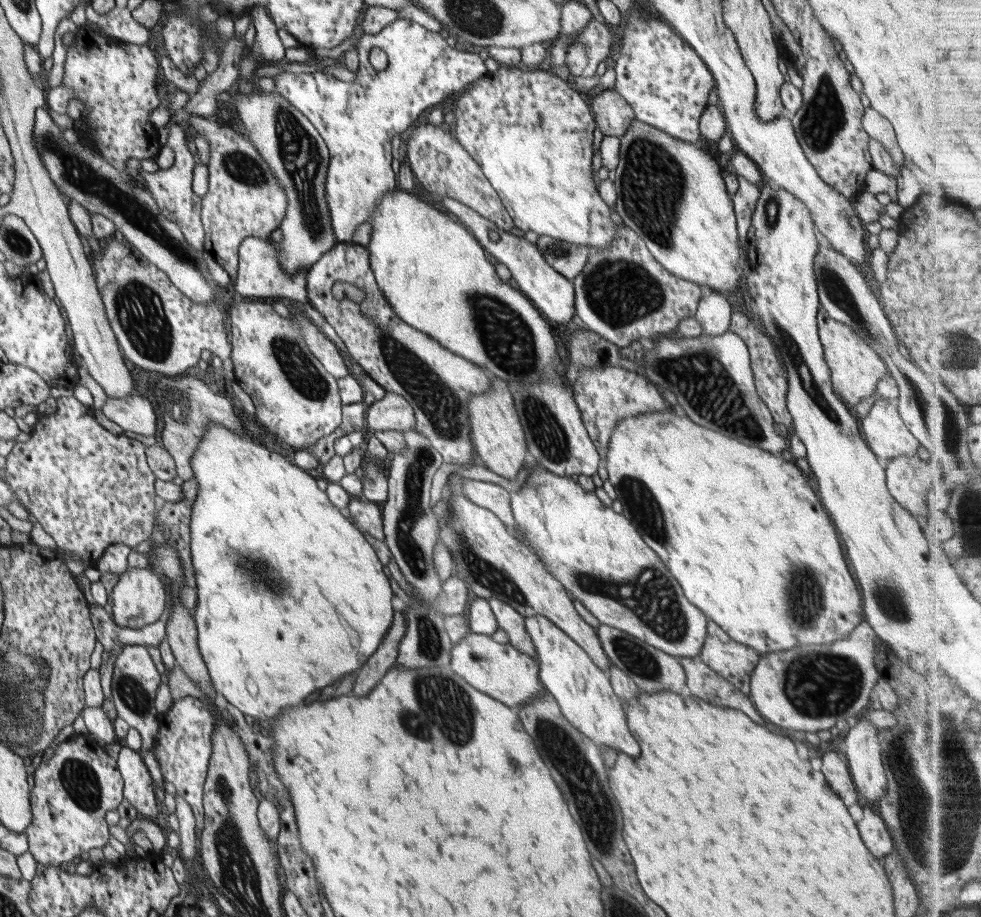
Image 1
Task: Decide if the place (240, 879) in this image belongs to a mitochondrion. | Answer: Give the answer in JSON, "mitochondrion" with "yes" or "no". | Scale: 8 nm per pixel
{"mitochondrion":"yes"}

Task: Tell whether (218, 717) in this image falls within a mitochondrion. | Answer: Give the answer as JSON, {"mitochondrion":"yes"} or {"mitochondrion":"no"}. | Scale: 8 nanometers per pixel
{"mitochondrion":"no"}

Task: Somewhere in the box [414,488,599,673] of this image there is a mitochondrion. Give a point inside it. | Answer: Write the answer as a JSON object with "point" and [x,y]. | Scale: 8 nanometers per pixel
{"point":[494,579]}

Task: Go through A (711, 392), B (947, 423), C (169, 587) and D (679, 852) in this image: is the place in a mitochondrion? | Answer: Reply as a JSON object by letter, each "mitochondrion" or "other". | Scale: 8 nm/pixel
{"A":"mitochondrion","B":"mitochondrion","C":"other","D":"other"}

